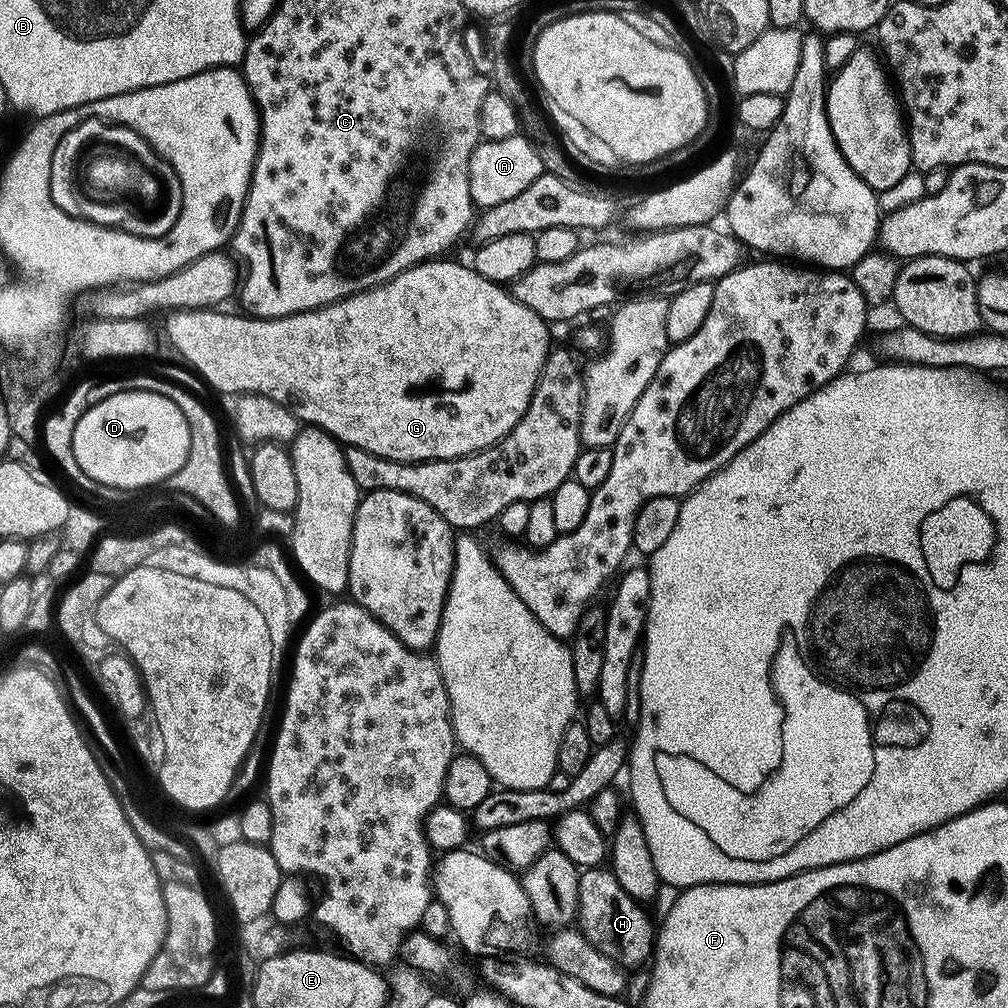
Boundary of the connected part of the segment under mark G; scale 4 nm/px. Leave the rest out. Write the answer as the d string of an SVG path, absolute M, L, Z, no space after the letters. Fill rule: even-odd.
M452 258L428 261L427 271L436 272L440 268L440 291L432 298L424 290L402 290L403 281L399 279L391 280L389 283L372 288L357 296L346 298L337 304L326 306L322 310L324 316L332 316L335 312L348 312L351 308L354 319L360 320L364 316L364 332L369 336L369 340L365 344L356 340L353 344L342 345L336 352L337 358L340 359L340 365L324 364L324 348L330 347L332 340L326 333L320 332L320 318L322 318L320 312L303 312L297 316L287 316L277 320L258 320L247 314L227 316L224 310L174 312L167 317L168 325L165 326L164 332L168 335L173 350L190 367L196 368L197 374L216 392L225 392L228 396L234 395L235 392L242 392L241 394L247 394L249 397L272 399L274 402L280 403L281 406L291 409L293 415L305 425L323 428L335 440L340 441L341 445L352 450L361 448L383 460L393 460L403 464L457 460L460 457L473 456L476 453L486 451L502 438L506 438L506 434L510 434L510 430L514 430L514 426L518 426L518 422L522 422L526 410L530 410L530 402L534 398L536 388L540 385L548 355L552 353L554 347L554 341L552 341L553 329L548 321L542 319L534 310L530 310L530 306L522 306L522 302L518 302L512 297L511 291L482 278L475 268L467 263L464 264L455 264Z

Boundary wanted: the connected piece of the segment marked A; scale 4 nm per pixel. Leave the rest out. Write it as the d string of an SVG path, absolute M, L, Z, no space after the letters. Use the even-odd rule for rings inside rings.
M521 134L505 140L484 140L470 158L470 194L477 209L487 210L518 198L522 190L534 186L540 176L545 175L544 163L536 145Z

